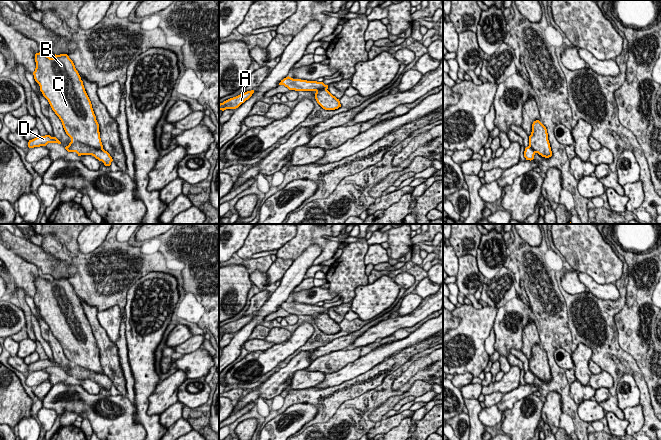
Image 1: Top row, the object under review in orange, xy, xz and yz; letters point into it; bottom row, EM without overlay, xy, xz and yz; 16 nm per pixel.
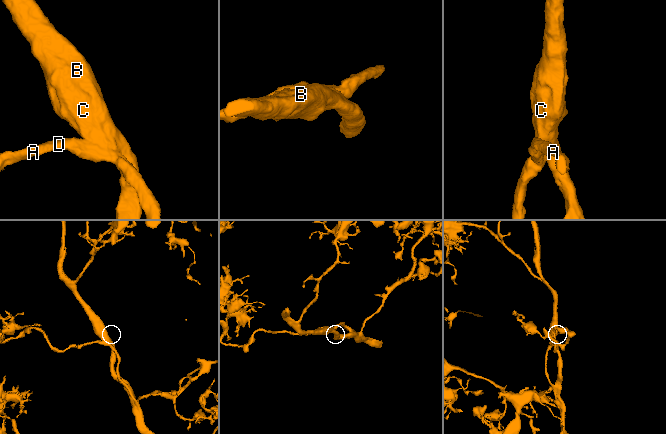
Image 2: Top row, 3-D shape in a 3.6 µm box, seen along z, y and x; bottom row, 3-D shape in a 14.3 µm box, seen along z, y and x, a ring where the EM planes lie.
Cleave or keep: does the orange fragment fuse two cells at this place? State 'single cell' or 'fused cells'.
single cell

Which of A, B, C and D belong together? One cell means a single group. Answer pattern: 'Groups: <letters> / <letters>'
Groups: A B C D

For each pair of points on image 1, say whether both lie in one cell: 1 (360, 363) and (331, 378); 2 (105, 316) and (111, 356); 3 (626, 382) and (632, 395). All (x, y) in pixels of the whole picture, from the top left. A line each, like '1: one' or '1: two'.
1: one
2: two
3: one

